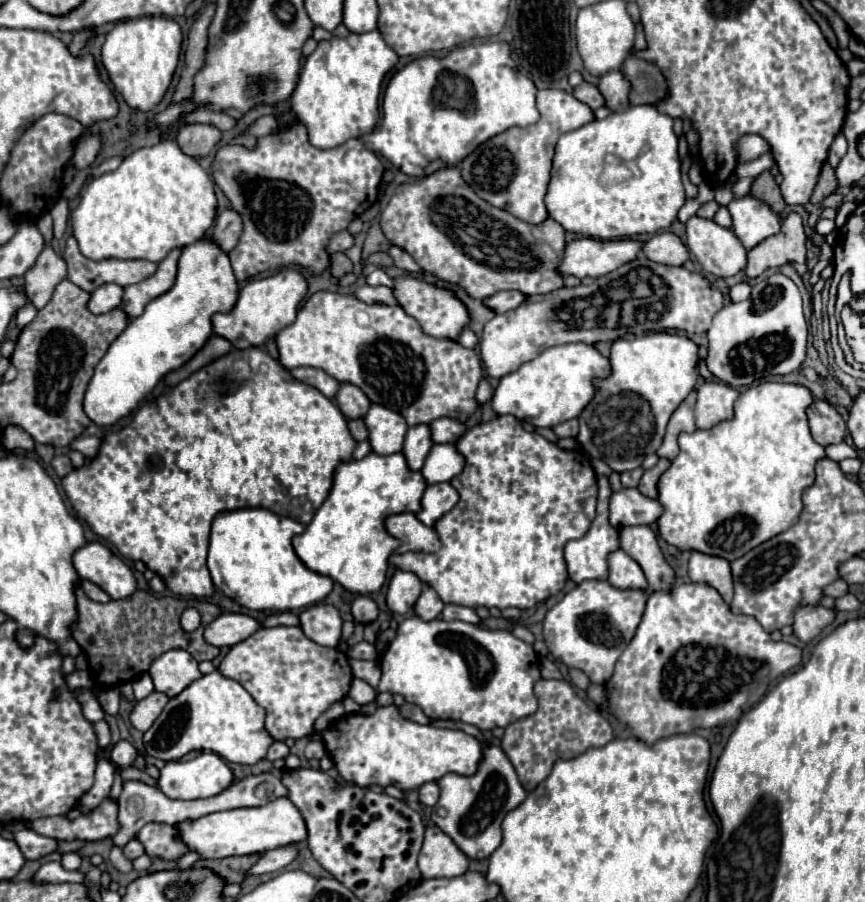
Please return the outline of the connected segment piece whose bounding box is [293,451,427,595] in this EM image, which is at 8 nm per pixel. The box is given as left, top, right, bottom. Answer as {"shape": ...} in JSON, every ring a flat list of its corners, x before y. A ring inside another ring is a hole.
{"shape":[[401,451,387,457,369,453,365,459,339,463,327,499,305,527,305,533,293,537,295,553,309,569,331,577,347,591,363,595,379,591,387,577,389,555,401,545,385,531,385,519,397,513,421,511,425,487,423,475,409,469]]}

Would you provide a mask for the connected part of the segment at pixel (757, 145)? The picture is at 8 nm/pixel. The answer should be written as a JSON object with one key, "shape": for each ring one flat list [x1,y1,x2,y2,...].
{"shape":[[743,135,737,141,737,163,747,163,769,151,769,143,759,135]]}

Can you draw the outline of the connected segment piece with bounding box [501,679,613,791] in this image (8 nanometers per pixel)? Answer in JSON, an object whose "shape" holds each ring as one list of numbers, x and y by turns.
{"shape":[[539,679,535,683,539,711,511,723,501,739,501,749,517,769,517,777,527,791,533,791,553,769,557,759,573,759,591,747,603,747,613,739,607,717,593,703,581,699,567,681]]}

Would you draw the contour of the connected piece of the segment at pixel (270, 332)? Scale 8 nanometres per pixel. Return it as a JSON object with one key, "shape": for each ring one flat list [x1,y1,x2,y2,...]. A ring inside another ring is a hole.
{"shape":[[281,269,279,273,275,273,271,277,253,279,245,287,241,287,239,299,229,313,213,315,213,331,217,335,229,339,235,349,261,347,261,345,265,345,265,341,269,337,277,335,281,329,285,329,289,323,293,323,307,291,309,291,307,279,295,269]]}

